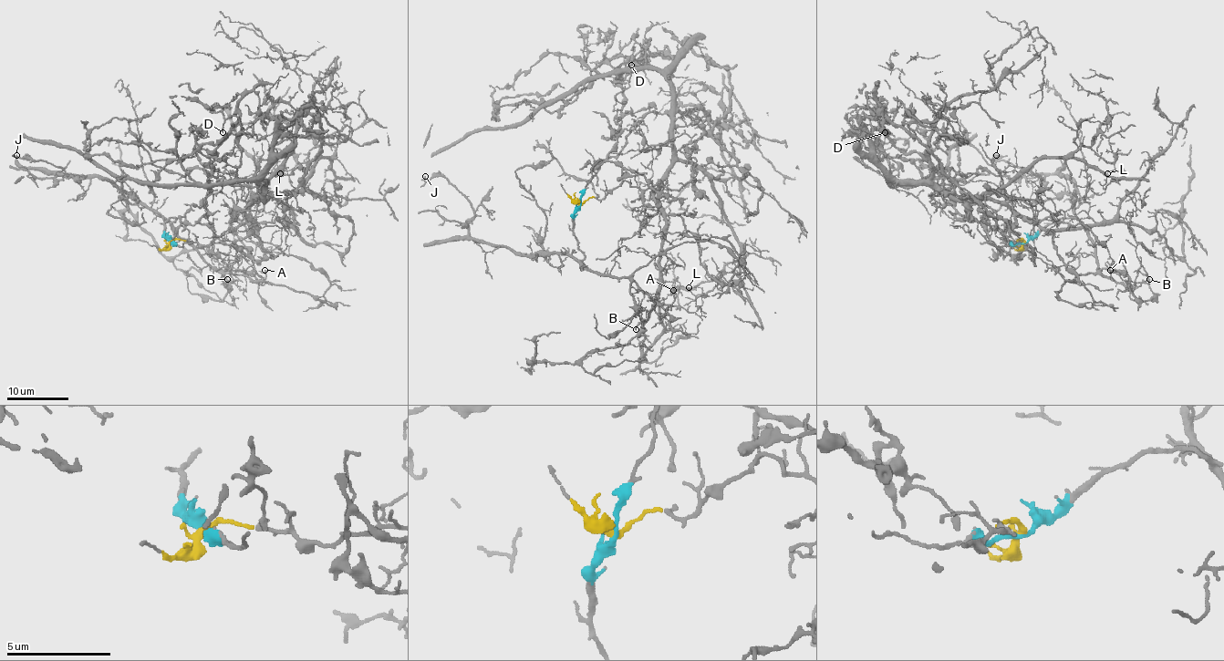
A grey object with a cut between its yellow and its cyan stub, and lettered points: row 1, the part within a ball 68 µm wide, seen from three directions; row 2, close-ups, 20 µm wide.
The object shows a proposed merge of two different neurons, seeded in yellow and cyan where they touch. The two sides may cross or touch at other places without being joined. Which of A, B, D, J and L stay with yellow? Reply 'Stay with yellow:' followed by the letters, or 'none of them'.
Stay with yellow: D, L

